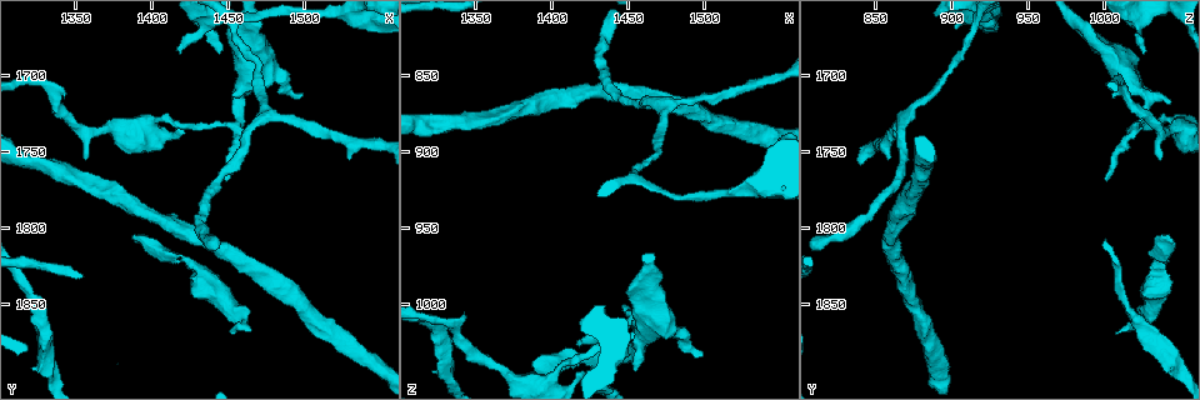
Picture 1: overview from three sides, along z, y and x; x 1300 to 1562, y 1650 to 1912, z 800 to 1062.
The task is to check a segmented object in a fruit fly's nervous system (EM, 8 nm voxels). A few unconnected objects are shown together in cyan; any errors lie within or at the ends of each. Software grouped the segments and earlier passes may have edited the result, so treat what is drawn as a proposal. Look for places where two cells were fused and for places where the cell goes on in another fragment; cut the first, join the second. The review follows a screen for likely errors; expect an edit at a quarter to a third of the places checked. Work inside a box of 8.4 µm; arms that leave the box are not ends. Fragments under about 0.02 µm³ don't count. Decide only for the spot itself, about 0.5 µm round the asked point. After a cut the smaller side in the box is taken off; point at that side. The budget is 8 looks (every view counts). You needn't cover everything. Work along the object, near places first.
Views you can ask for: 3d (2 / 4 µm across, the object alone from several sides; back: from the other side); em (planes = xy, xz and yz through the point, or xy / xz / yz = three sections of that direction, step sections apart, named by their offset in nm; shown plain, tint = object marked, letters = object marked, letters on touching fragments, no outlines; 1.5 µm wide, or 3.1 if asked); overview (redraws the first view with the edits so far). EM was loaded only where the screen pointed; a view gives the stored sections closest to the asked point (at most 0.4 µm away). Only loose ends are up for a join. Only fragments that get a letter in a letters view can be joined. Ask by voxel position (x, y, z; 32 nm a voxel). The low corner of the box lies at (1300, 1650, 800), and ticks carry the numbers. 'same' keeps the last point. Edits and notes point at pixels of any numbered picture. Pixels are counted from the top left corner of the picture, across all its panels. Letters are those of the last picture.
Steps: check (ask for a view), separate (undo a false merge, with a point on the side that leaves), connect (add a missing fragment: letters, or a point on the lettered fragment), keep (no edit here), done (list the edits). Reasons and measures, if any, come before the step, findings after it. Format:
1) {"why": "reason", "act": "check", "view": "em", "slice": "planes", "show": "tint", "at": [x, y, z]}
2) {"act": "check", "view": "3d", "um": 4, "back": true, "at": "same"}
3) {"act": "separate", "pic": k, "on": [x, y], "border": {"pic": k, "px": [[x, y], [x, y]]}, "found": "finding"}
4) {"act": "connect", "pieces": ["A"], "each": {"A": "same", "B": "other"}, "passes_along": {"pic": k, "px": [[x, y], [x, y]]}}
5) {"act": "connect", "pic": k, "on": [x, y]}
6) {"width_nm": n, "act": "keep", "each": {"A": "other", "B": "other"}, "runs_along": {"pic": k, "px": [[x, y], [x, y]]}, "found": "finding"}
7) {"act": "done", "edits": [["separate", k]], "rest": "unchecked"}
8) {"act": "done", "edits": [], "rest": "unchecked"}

{"why": "an open end", "act": "check", "view": "em", "slice": "planes", "show": "tint", "at": [1448, 1770, 1002]}

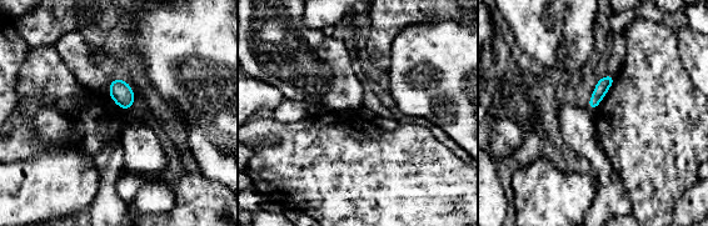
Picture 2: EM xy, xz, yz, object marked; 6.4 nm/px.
{"why": "what lies round it", "act": "check", "view": "em", "slice": "planes", "show": "letters", "at": "same"}

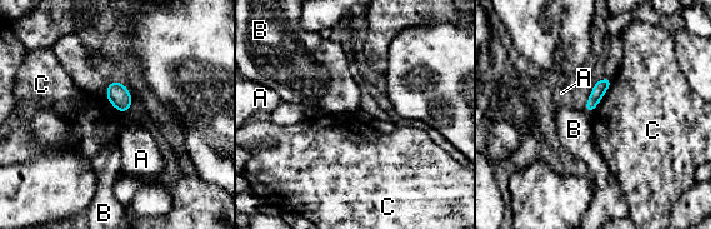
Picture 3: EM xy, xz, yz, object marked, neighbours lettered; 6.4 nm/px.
{"act": "keep", "each": {"A": "other", "B": "other", "C": "other"}, "border": {"pic": 3, "px": [[612, 79], [601, 100], [590, 113]]}, "found": "none of them fits"}

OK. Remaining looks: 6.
{"why": "free end", "act": "check", "view": "em", "slice": "yz", "step": 4, "show": "tint", "at": [1388, 1804, 1044]}

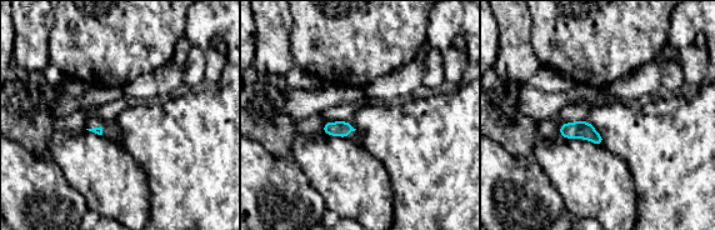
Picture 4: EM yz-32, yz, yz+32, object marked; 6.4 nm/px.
{"why": "cut it another way", "act": "check", "view": "em", "slice": "xz", "step": 4, "show": "letters", "at": "same"}

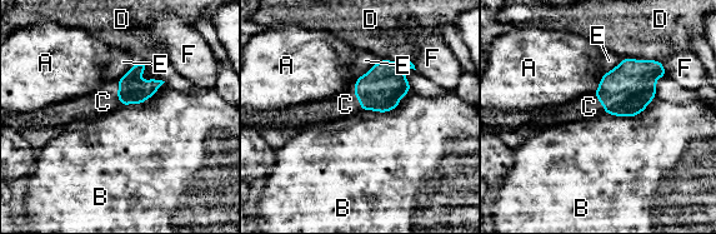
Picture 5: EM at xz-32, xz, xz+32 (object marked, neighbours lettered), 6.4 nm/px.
{"act": "connect", "pieces": ["C"], "each": {"A": "other", "B": "other", "C": "same", "D": "other", "E": "other", "F": "other"}, "passes_along": {"pic": 5, "px": [[381, 88], [355, 95], [345, 104]]}, "found": "the cell continues"}

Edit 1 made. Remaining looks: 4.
{"act": "done", "edits": [["connect", 5]], "rest": "unchecked"}

